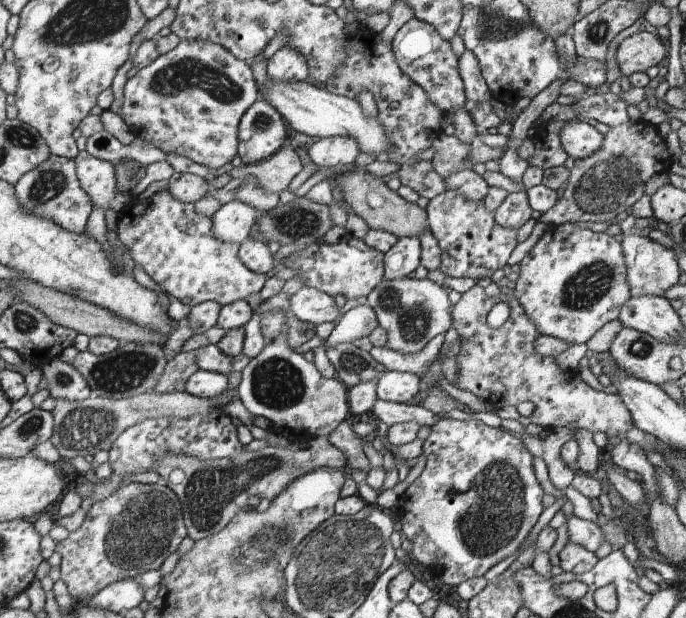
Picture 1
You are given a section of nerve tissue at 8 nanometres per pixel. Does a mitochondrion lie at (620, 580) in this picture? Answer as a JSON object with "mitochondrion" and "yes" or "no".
{"mitochondrion":"no"}

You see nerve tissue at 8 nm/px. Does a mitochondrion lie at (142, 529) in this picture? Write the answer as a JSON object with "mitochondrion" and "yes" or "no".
{"mitochondrion":"yes"}

